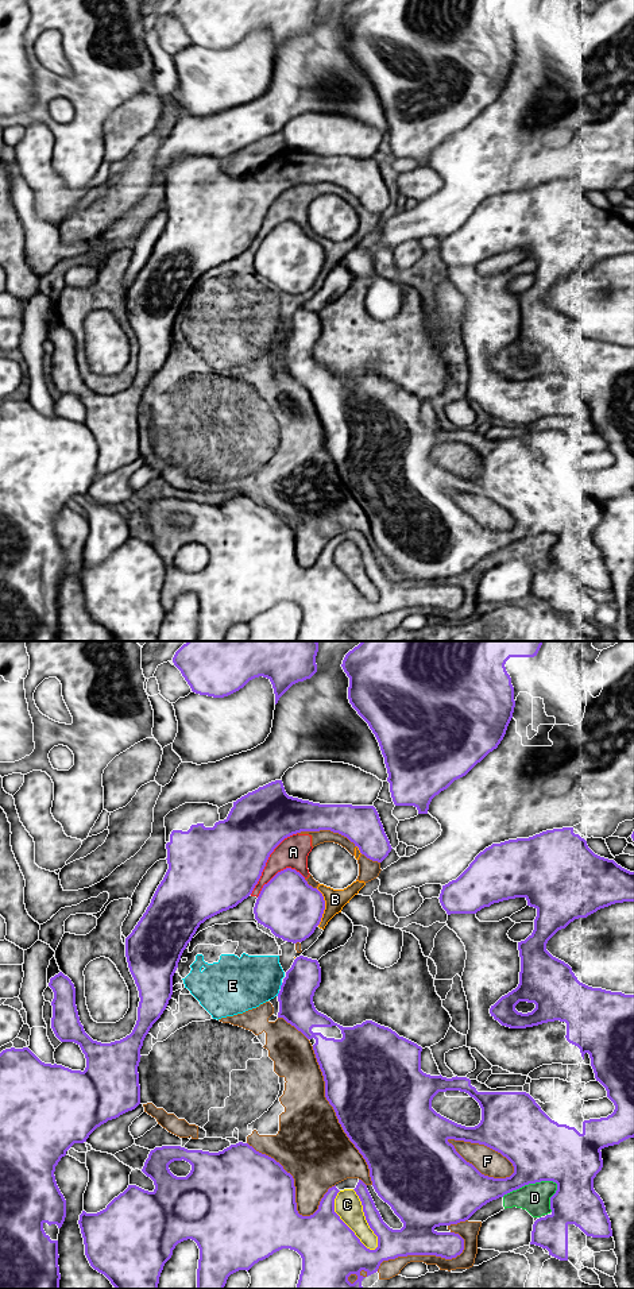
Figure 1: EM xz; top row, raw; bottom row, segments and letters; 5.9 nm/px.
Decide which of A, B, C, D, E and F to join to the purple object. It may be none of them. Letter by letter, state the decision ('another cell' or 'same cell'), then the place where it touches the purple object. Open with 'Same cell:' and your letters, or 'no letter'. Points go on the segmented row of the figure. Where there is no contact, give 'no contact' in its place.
Same cell: no letter
A: another cell | xz (267, 859)
B: another cell | xz (324, 907)
C: another cell | xz (344, 1223)
D: another cell | xz (529, 1183)
E: another cell | xz (281, 985)
F: another cell | xz (483, 1143)

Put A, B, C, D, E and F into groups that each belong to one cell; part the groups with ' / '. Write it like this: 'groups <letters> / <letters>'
groups A B C D E F

